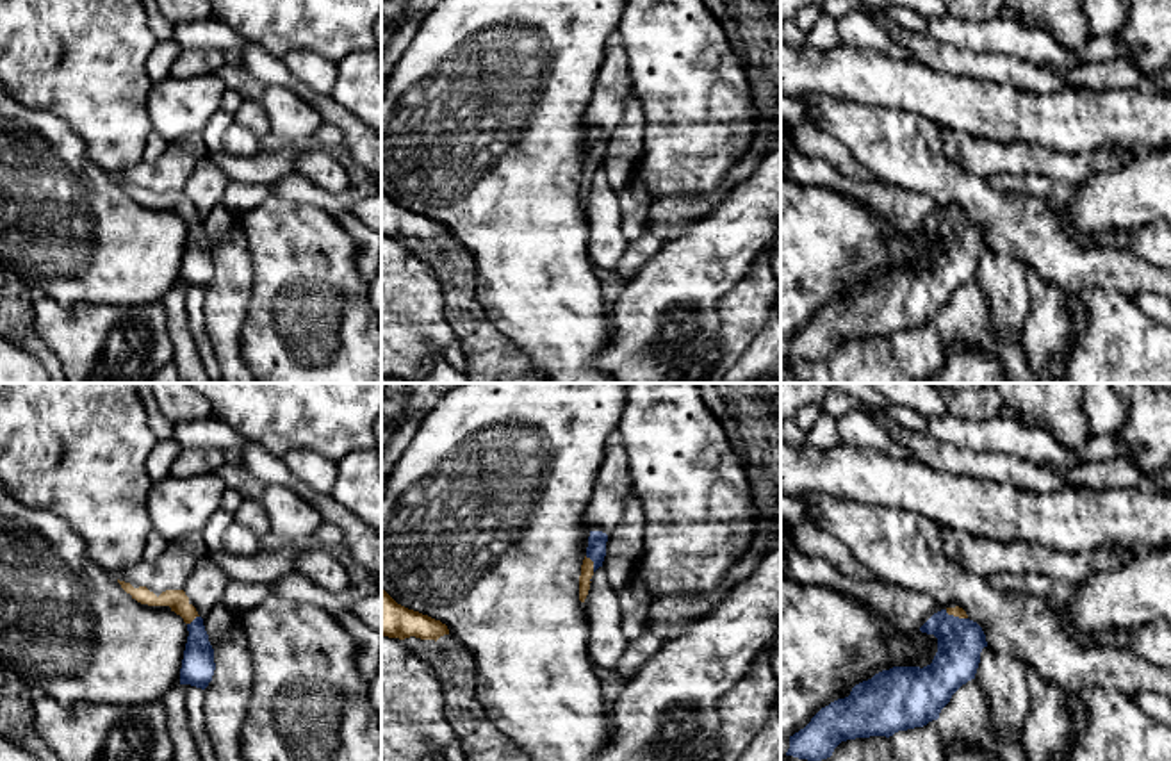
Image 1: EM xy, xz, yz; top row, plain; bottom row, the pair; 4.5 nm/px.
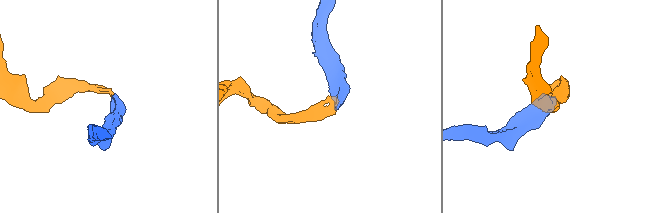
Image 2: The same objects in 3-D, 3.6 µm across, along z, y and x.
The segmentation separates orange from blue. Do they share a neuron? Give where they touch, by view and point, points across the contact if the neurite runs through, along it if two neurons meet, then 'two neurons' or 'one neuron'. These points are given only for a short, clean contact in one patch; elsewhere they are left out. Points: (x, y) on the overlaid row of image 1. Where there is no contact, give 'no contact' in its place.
meets orange in xz at (592, 564); runs through xz (587, 569), (592, 564), (596, 551); one neuron

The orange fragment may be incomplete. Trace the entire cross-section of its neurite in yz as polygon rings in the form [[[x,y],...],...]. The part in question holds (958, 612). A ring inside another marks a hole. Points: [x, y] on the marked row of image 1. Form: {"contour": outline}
{"contour": [[[959,606],[934,613],[920,631],[938,638],[930,665],[893,667],[856,684],[848,697],[822,708],[804,729],[790,736],[786,756],[822,761],[841,741],[889,738],[938,720],[952,695],[975,679],[987,642],[982,627]]]}

